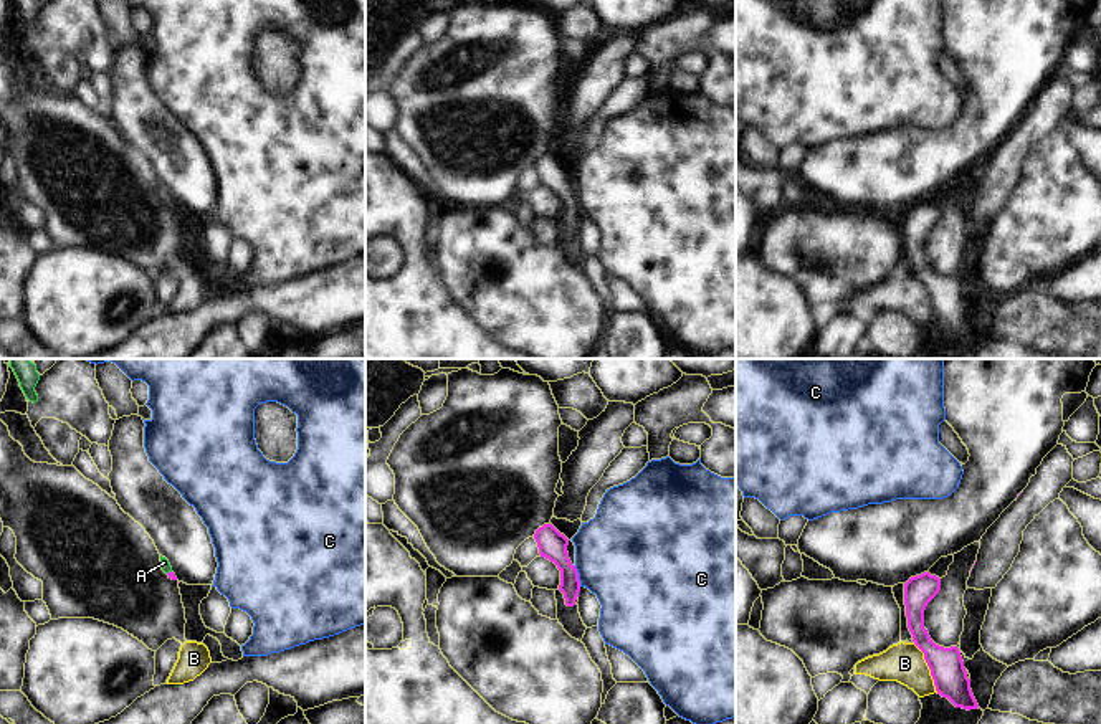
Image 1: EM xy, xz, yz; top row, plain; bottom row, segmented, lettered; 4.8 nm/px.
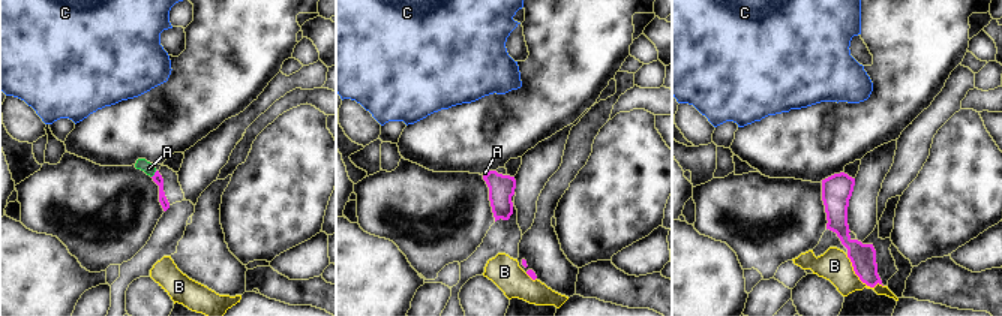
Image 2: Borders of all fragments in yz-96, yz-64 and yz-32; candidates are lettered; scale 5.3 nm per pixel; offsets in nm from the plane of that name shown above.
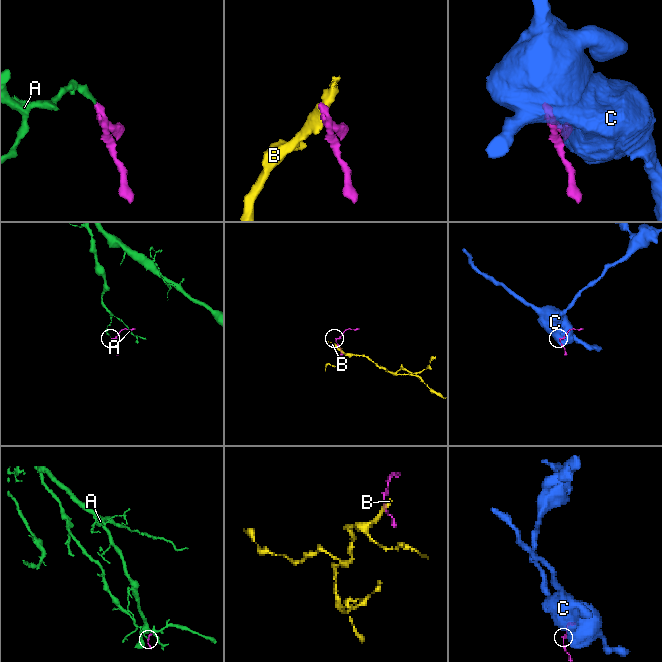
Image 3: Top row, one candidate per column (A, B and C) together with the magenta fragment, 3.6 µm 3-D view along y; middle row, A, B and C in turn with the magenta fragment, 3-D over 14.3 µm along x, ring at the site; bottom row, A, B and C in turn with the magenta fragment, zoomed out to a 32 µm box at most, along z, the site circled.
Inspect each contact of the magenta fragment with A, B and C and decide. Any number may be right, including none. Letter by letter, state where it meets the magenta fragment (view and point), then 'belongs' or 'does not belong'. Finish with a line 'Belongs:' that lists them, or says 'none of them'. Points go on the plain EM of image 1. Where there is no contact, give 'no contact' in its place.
A: meets magenta in xy at (169, 202); belongs
B: meets magenta in yz at (929, 298); does not belong
C: meets magenta in xz at (577, 205); does not belong
Belongs: A

